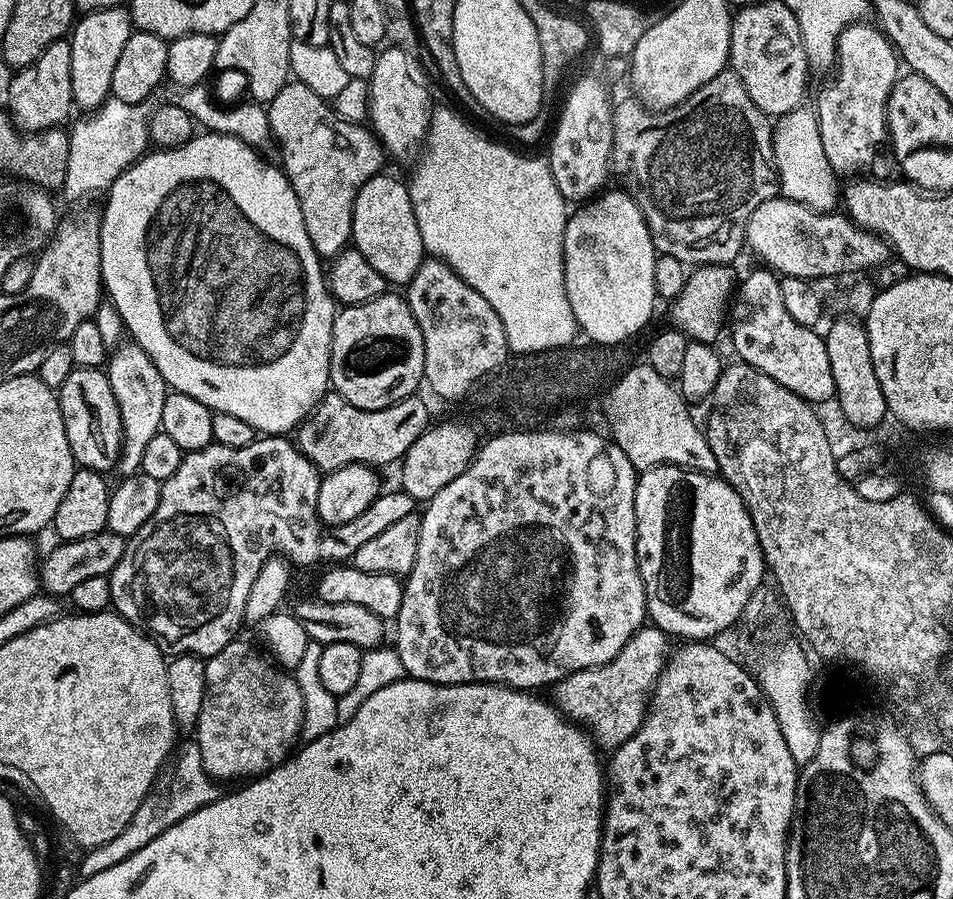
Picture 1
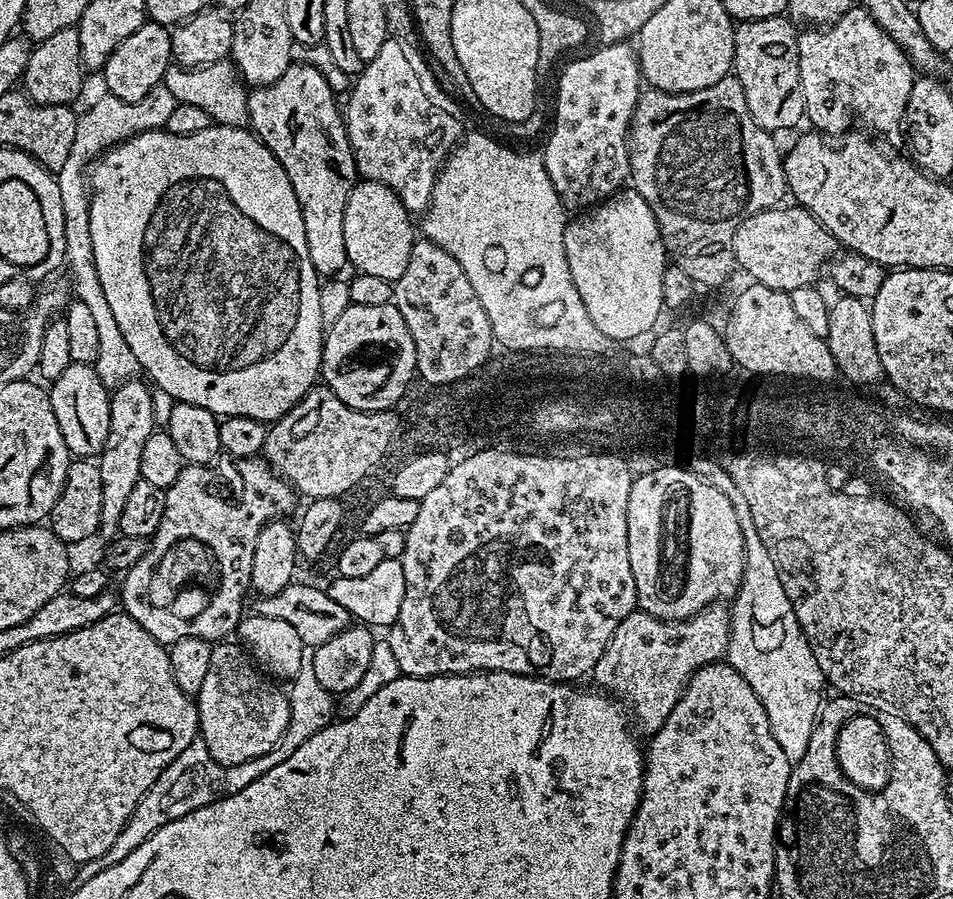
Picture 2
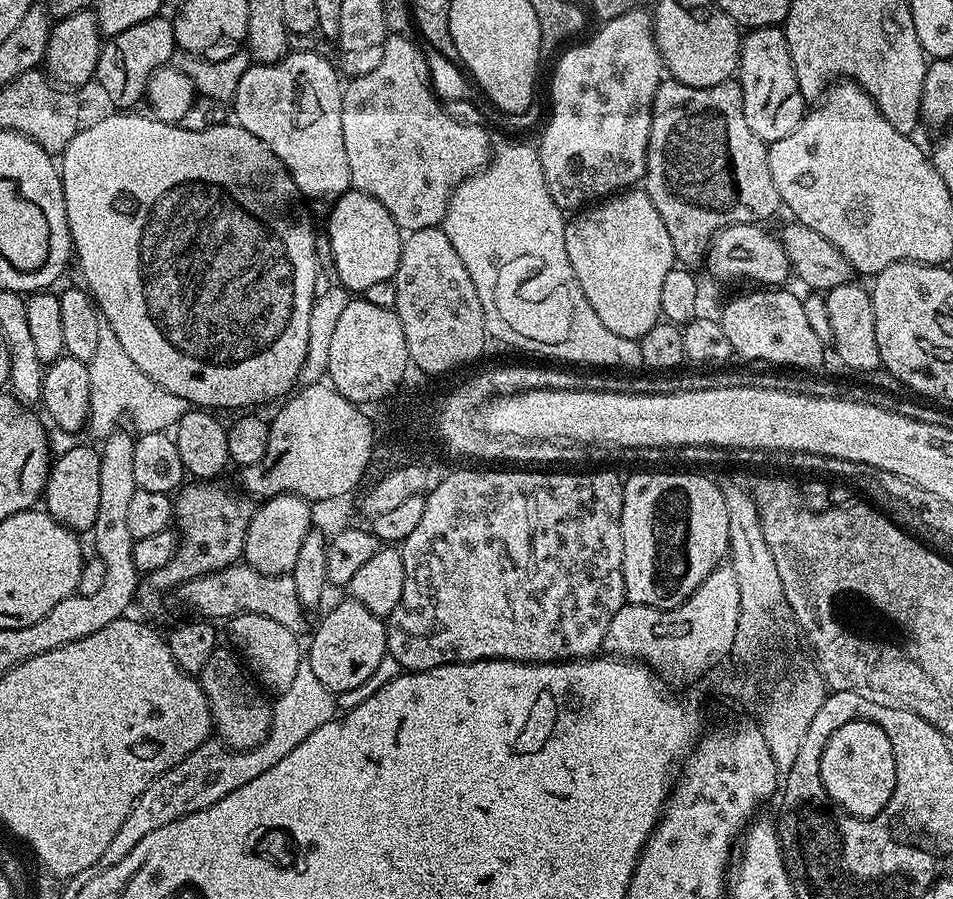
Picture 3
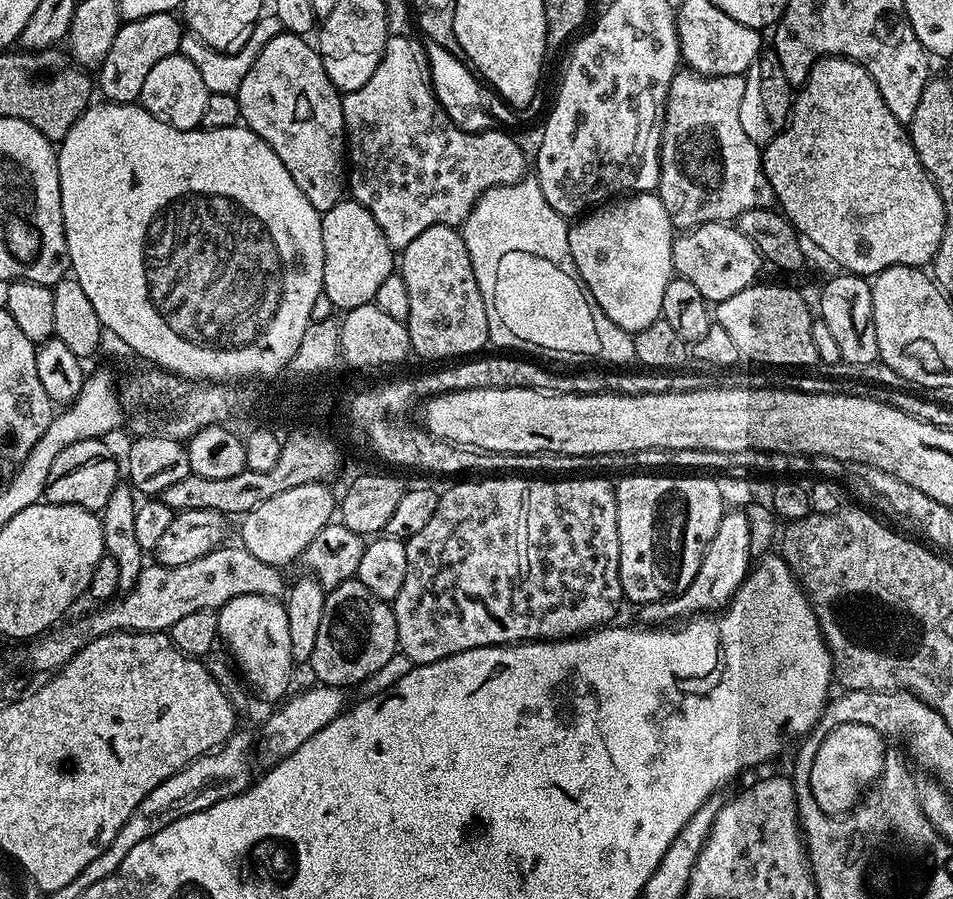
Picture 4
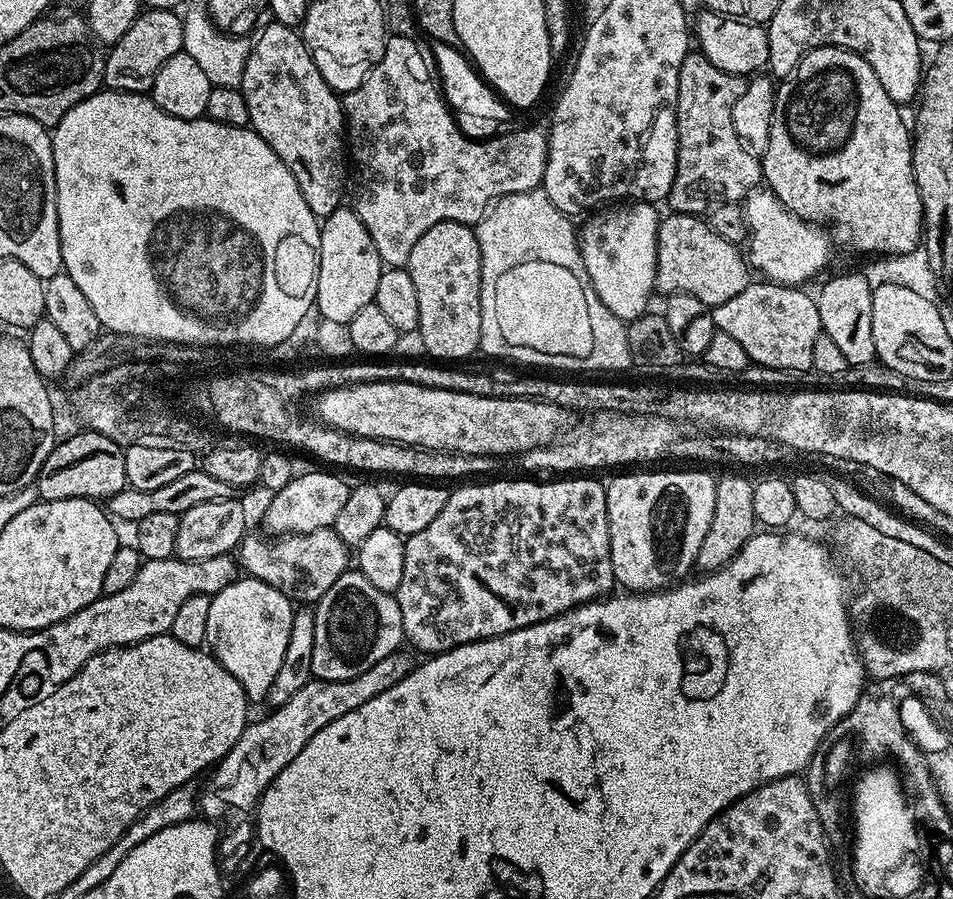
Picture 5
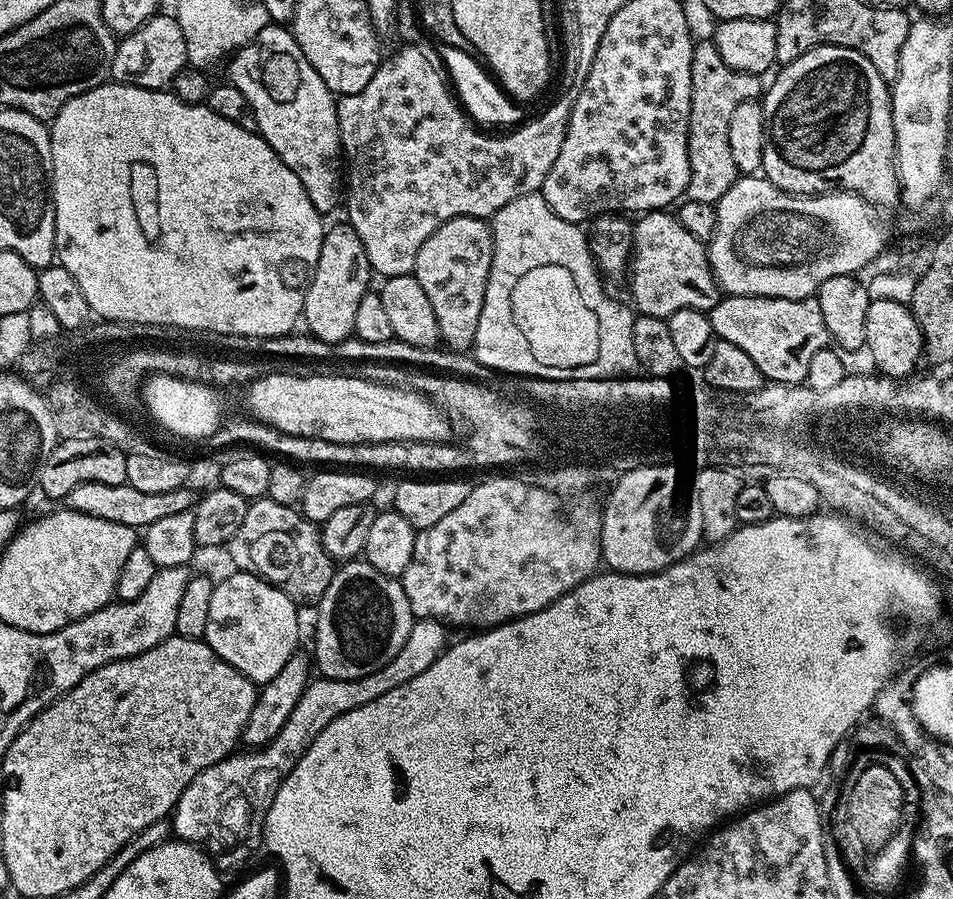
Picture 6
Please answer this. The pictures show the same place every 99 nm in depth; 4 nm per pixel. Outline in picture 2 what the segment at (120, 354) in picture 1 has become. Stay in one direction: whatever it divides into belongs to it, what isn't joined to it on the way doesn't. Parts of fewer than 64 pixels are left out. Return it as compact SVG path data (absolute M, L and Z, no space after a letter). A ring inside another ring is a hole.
M140 378L125 380L111 389L110 434L106 434L106 446L98 457L102 474L102 522L99 531L101 537L112 538L117 535L128 495L141 480L142 449L146 446L146 438L150 438L150 434L157 427L152 393L153 389Z

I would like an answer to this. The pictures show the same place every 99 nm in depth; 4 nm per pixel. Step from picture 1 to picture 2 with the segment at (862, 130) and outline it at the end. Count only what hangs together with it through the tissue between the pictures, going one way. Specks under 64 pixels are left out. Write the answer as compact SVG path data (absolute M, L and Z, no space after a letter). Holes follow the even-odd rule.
M853 6L833 24L805 27L796 41L804 114L815 131L839 138L860 116L865 129L873 128L884 136L901 135L914 69L898 42L870 18L868 11Z

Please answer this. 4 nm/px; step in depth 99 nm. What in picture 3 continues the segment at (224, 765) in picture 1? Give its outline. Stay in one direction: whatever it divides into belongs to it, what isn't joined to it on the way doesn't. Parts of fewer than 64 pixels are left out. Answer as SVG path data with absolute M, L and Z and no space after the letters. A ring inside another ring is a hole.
M218 646L214 654L210 654L210 662L206 662L206 666L199 672L198 679L210 702L215 735L230 748L257 748L272 729L272 704L264 701L265 693L252 680L253 685L248 681L249 673L242 667L237 653L229 651L224 646Z

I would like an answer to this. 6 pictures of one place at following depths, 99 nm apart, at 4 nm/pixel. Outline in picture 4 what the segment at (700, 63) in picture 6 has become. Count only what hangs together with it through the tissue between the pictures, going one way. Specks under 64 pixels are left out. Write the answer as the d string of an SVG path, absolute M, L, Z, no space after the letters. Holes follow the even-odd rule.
M687 66L681 67L674 74L674 78L670 82L668 97L664 103L664 125L660 135L660 187L658 189L658 195L662 198L662 206L666 206L666 214L670 214L672 219L673 229L687 230L703 224L732 222L746 210L767 208L773 203L772 187L764 173L764 157L761 145L754 143L750 138L746 138L746 130L742 130L742 118L740 117L742 94L746 94L744 76L703 76Z

